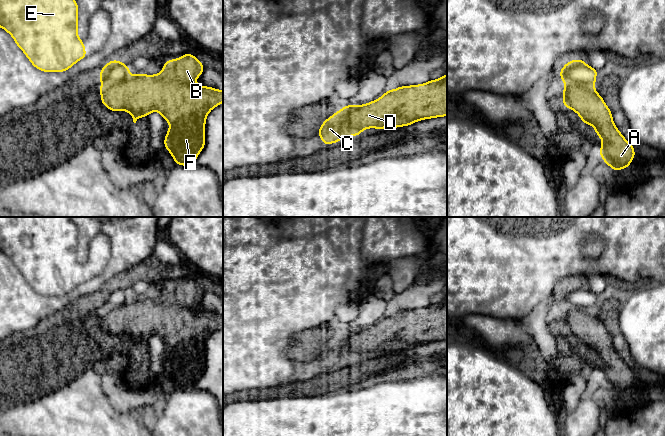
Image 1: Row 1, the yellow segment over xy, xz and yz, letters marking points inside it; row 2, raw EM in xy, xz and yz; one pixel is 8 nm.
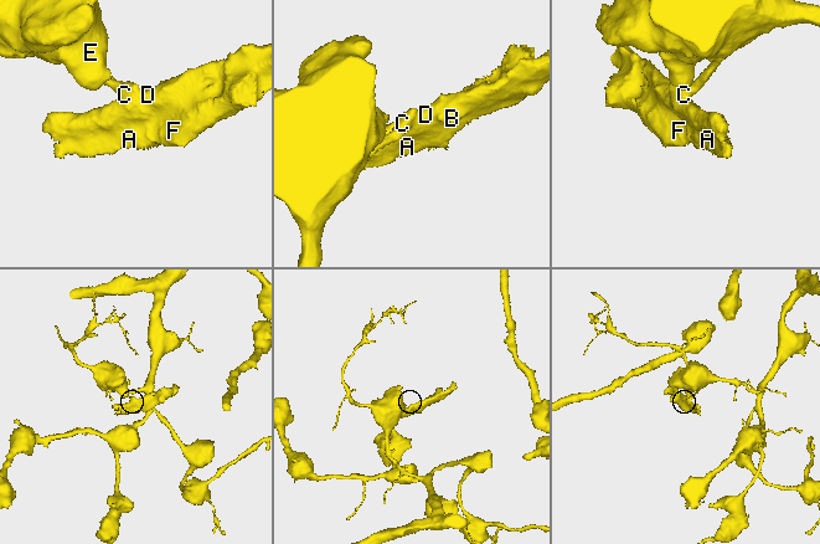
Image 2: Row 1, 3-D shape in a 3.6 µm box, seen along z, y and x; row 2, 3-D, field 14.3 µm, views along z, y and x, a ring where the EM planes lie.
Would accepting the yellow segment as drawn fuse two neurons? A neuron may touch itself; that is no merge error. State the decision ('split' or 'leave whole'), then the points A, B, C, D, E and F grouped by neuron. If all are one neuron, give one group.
split | A B D F / C E

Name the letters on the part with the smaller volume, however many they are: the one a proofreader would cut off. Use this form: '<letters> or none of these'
A, B, D, F

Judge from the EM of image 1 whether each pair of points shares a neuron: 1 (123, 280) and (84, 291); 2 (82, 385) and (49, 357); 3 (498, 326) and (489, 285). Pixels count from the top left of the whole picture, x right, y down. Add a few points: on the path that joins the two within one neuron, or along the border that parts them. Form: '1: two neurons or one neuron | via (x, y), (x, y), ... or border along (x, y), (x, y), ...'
1: two neurons | border along (135, 266), (125, 270), (116, 281)
2: two neurons | border along (91, 367), (70, 381), (65, 382), (54, 391)
3: two neurons | border along (473, 313), (510, 318), (519, 322)

